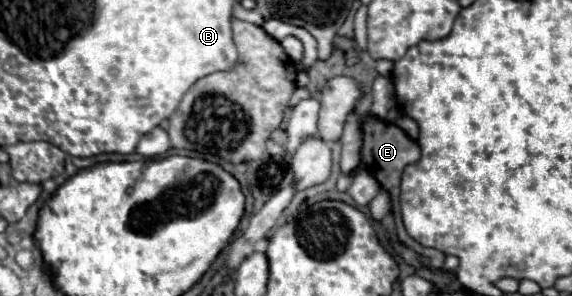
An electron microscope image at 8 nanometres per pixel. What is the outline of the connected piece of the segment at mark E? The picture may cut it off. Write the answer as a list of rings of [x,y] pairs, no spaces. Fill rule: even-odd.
[[[367,93],[361,97],[361,101],[357,103],[355,107],[355,113],[359,117],[359,125],[361,125],[361,133],[363,133],[363,145],[361,145],[361,163],[363,167],[381,183],[381,187],[389,193],[391,197],[391,205],[393,205],[393,217],[395,217],[395,229],[397,229],[397,237],[403,245],[407,245],[409,249],[413,249],[415,253],[419,255],[425,255],[433,261],[433,267],[435,269],[441,269],[443,267],[443,261],[445,261],[445,255],[437,249],[429,249],[429,247],[423,247],[419,245],[417,241],[413,241],[405,227],[403,227],[403,221],[401,221],[401,213],[399,213],[399,181],[401,181],[401,171],[405,165],[409,163],[415,163],[419,159],[419,145],[407,137],[405,131],[401,131],[397,125],[393,123],[387,123],[375,115],[371,115],[371,105],[373,105],[373,97]]]

